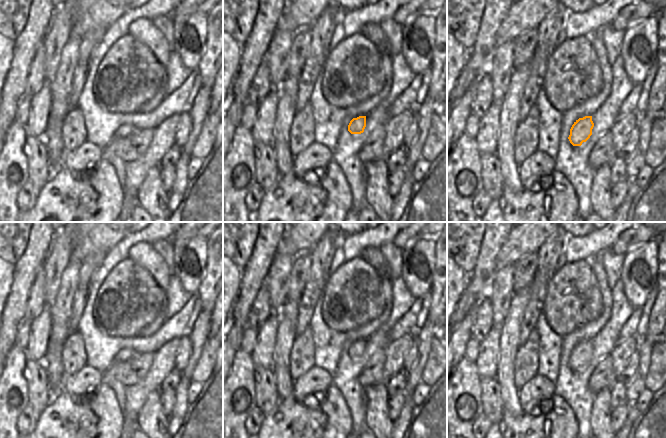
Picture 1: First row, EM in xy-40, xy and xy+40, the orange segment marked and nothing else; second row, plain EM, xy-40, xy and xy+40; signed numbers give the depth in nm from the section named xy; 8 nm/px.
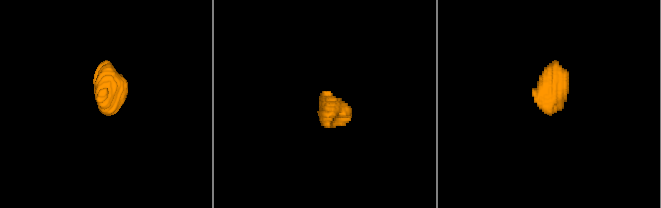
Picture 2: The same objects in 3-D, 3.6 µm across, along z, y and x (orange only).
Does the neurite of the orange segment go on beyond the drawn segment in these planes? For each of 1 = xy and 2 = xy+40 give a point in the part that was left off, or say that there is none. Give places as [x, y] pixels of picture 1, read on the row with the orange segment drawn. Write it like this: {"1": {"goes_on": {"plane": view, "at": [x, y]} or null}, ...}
{"1": {"goes_on": null}, "2": {"goes_on": null}}

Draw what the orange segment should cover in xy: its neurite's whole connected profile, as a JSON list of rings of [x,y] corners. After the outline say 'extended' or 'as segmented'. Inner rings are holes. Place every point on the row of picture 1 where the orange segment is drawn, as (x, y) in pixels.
[[[359,116],[357,118],[353,118],[349,125],[348,125],[348,131],[351,134],[361,134],[364,132],[364,129],[366,127],[366,116]]]; as segmented

